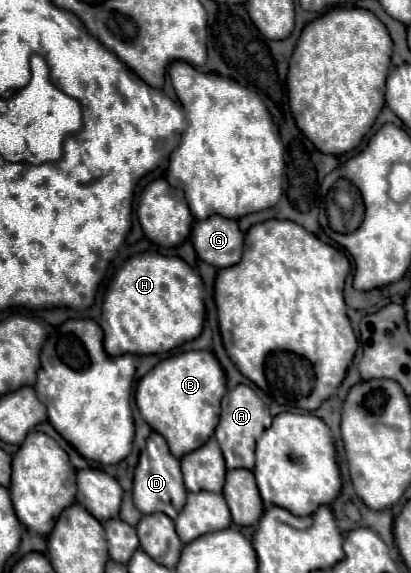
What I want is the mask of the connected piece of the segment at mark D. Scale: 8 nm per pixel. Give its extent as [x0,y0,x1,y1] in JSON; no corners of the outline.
[133,432,187,520]

